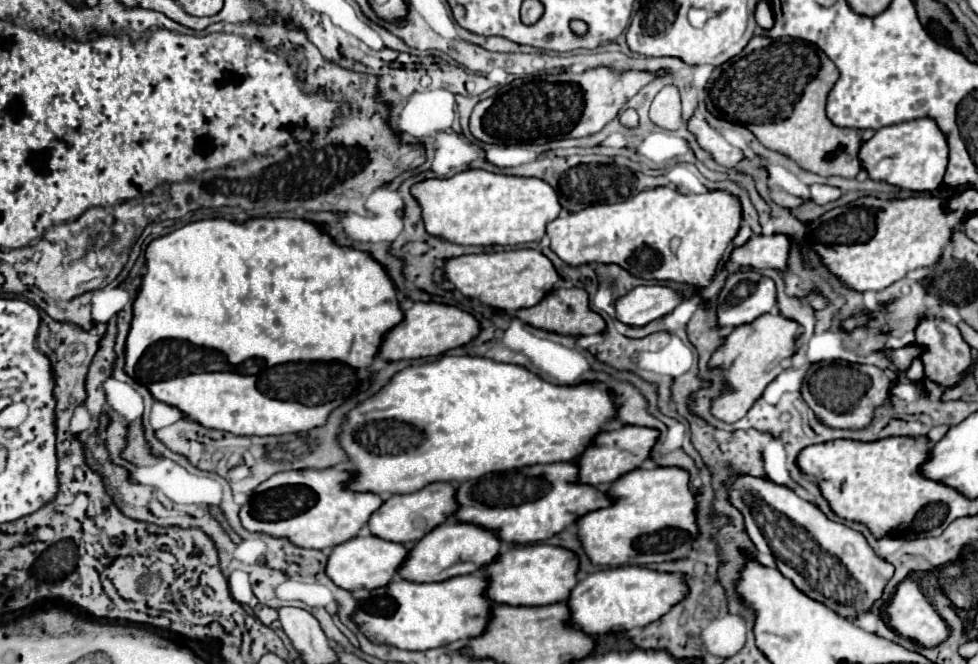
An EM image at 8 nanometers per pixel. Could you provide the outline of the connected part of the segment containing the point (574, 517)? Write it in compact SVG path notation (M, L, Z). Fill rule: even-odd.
M576 463L532 465L504 473L490 473L480 479L458 483L458 511L456 517L464 523L474 523L498 533L502 541L538 543L562 533L586 513L612 505L612 499L586 483L580 483L580 469Z

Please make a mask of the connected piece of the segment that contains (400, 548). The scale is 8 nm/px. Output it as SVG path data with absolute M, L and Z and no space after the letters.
M354 537L338 547L332 549L328 555L326 573L328 577L342 589L356 591L356 589L378 589L382 585L388 585L394 577L394 573L402 567L402 561L410 555L410 549L402 543L384 541L380 537Z

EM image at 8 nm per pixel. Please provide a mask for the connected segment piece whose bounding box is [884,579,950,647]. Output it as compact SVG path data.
M910 579L902 581L898 587L896 587L896 593L890 601L890 605L884 609L886 613L886 621L888 625L898 631L900 635L924 645L924 647L936 647L940 645L942 641L946 641L946 637L950 635L950 627L948 623L934 611L934 607L928 603L928 599L924 597L924 593L918 589L918 585Z

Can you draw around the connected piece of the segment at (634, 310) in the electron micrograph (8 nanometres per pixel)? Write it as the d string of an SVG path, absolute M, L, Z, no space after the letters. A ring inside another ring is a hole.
M644 285L632 289L628 295L616 301L616 317L622 323L640 327L664 317L676 305L680 305L680 297L670 287Z

